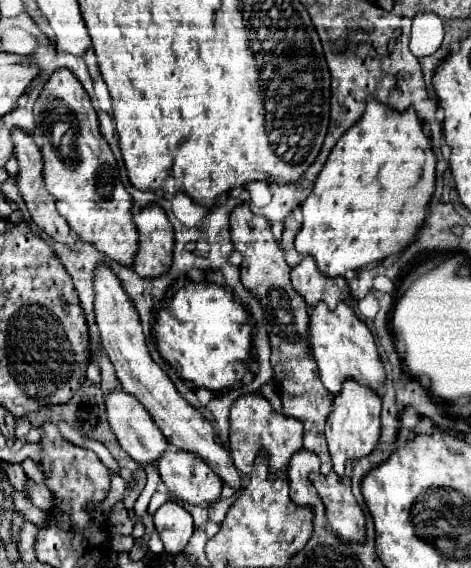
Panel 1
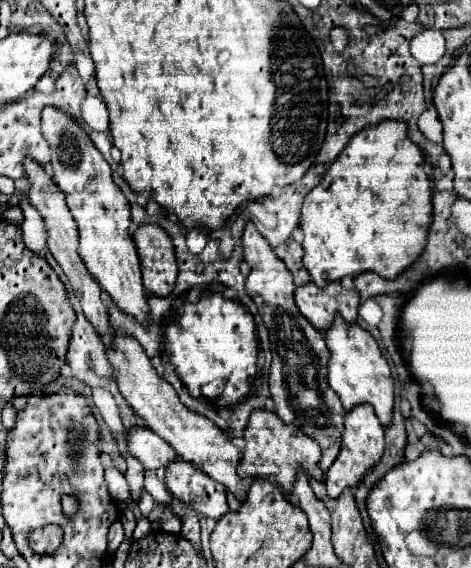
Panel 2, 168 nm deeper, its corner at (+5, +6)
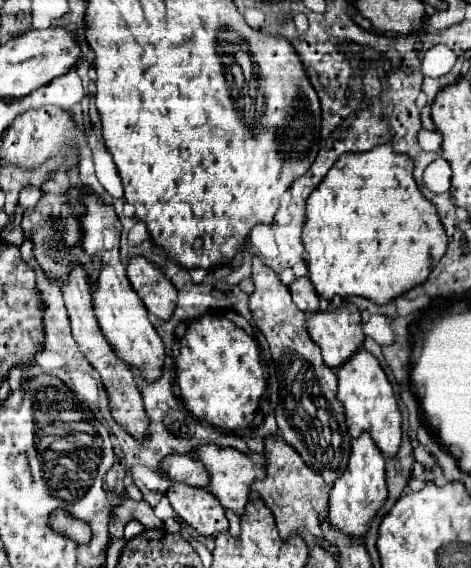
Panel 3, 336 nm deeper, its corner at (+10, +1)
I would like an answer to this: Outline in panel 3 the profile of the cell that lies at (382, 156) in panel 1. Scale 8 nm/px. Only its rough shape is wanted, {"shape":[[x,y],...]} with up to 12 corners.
{"shape":[[390,144],[342,154],[306,200],[326,300],[390,302],[446,232]]}

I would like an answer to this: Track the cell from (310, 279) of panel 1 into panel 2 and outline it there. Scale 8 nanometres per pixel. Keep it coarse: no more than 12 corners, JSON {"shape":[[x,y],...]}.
{"shape":[[341,283],[297,287],[301,315],[323,333],[355,325],[361,297]]}

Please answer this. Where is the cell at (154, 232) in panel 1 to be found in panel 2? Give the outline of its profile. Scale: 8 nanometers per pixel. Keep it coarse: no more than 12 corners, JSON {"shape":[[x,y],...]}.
{"shape":[[141,225],[133,243],[145,289],[171,295],[179,269],[169,235]]}

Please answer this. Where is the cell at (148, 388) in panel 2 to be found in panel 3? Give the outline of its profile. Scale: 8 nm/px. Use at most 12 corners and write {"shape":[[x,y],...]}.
{"shape":[[212,442],[192,456],[208,470],[208,492],[242,516],[262,464]]}

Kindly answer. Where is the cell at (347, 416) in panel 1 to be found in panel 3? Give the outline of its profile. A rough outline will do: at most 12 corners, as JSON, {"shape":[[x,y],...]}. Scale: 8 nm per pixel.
{"shape":[[352,440],[328,498],[328,520],[362,538],[386,500],[384,454]]}

